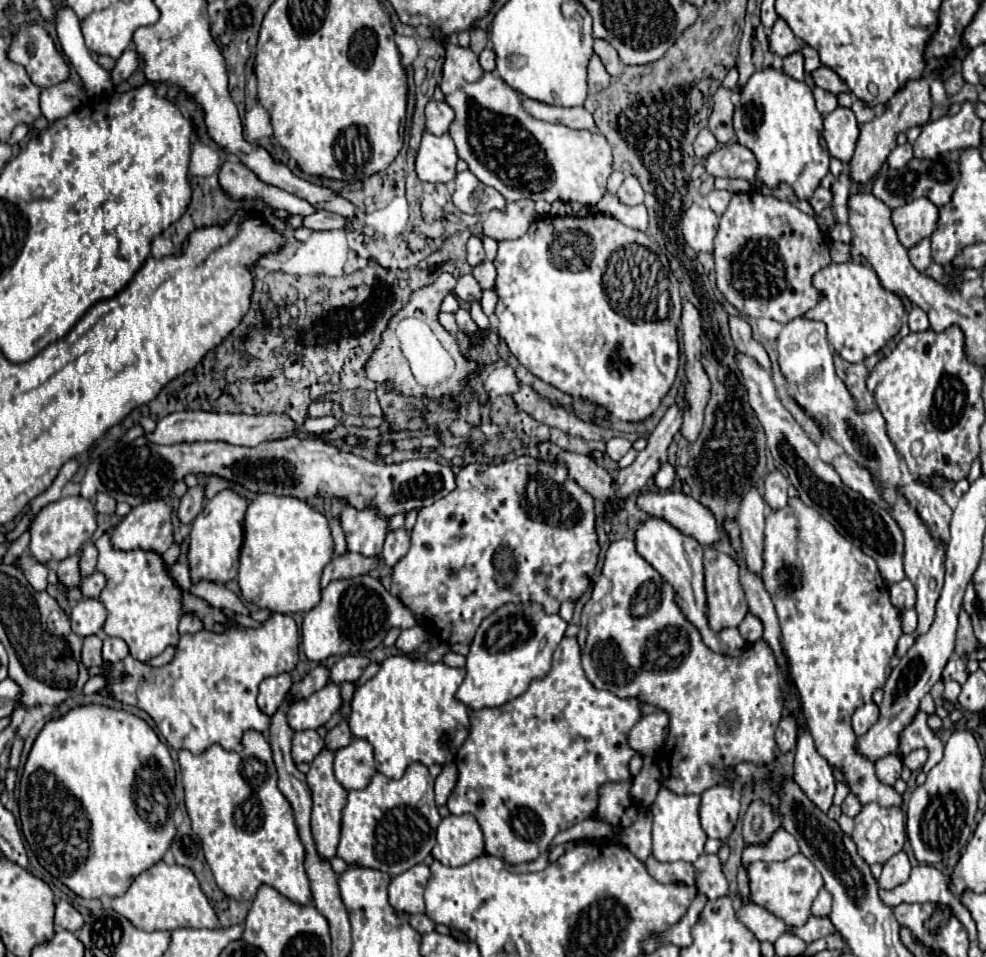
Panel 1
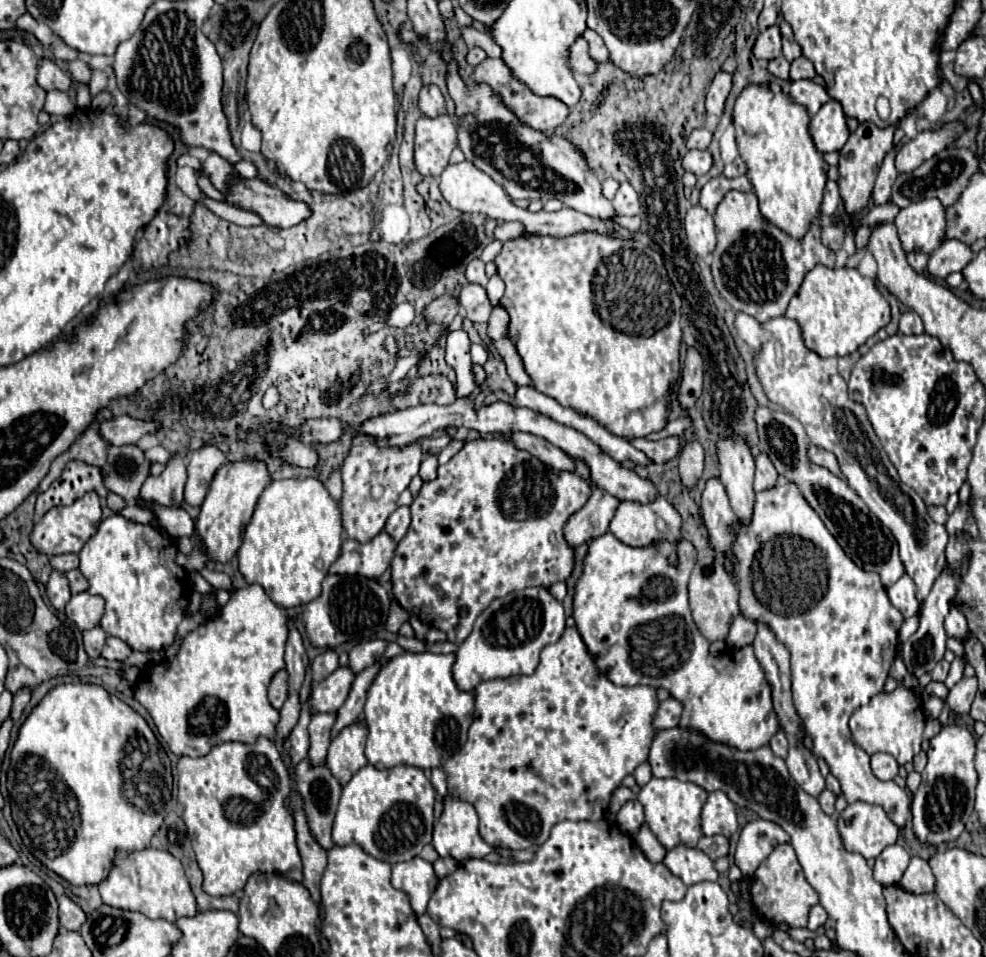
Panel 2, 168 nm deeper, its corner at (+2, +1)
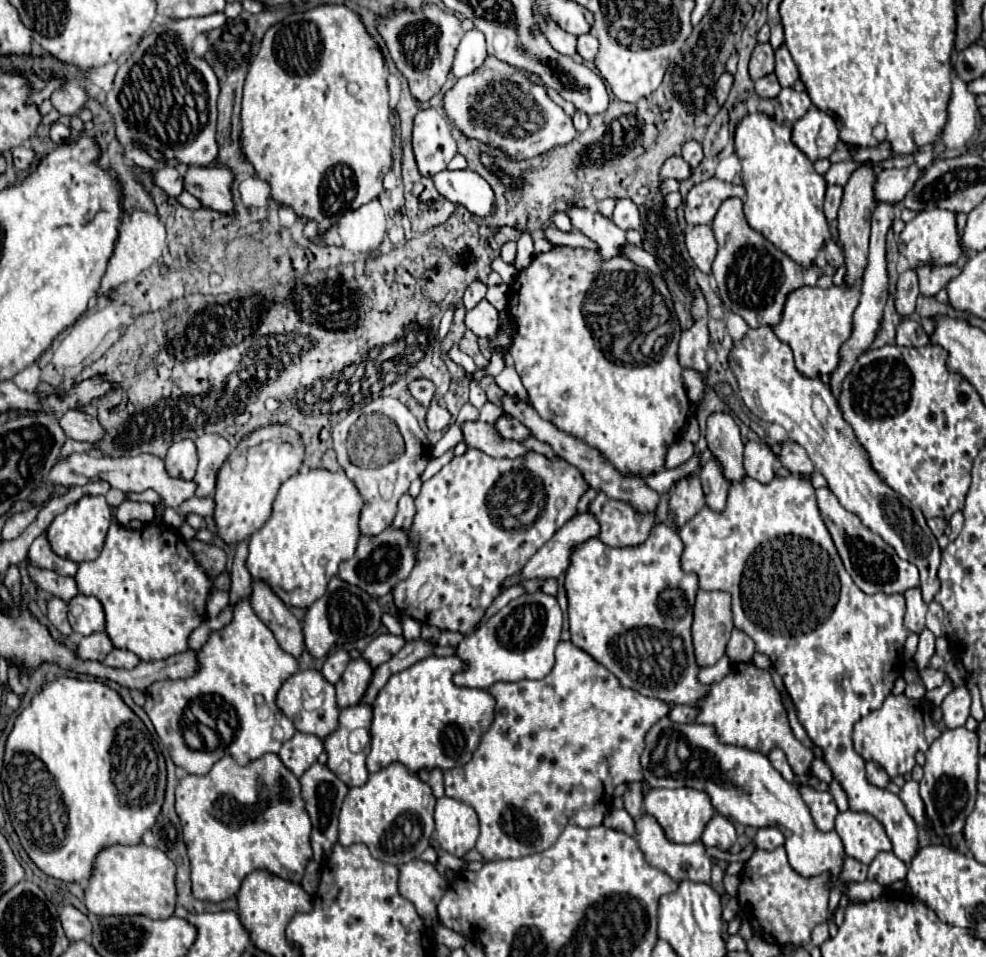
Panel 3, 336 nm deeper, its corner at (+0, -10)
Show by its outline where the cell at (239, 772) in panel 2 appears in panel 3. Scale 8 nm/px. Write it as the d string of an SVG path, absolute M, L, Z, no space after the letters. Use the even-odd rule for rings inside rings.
M267 753L249 765L239 765L231 755L219 759L207 775L187 775L175 791L175 809L183 825L183 839L191 861L193 895L201 901L225 901L237 895L243 879L257 871L269 871L287 881L301 883L307 863L311 861L311 821L301 799L297 777L281 763L275 753Z

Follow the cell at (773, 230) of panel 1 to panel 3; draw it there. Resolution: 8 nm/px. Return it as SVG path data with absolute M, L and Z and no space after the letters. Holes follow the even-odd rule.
M737 197L725 199L713 221L713 231L719 243L719 253L713 263L713 277L719 287L719 299L725 309L741 315L751 329L761 325L775 327L783 315L783 303L787 295L803 285L815 285L821 275L835 275L835 267L825 269L813 265L803 271L793 259L783 255L769 239L751 229L743 215L743 203Z

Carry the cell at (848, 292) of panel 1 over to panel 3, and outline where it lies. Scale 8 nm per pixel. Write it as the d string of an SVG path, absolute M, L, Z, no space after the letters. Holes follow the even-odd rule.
M847 283L831 285L827 289L801 287L787 297L787 303L783 309L783 319L779 325L773 327L773 331L781 341L791 345L793 355L795 355L795 365L803 375L821 377L821 375L829 375L831 371L835 371L835 367L839 367L839 351L841 351L843 343L851 337L851 319L853 319L855 307L859 305L859 297L861 297L861 291L855 285L847 285Z

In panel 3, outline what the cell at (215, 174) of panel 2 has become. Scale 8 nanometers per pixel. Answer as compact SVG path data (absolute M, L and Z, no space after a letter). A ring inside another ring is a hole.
M167 165L161 171L155 171L155 183L171 197L177 197L183 191L183 171Z

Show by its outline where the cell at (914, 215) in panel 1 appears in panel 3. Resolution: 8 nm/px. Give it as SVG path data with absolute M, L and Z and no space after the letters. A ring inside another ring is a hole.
M931 209L931 211L917 213L915 219L911 219L899 235L899 253L907 257L911 267L959 263L961 247L959 247L959 239L957 239L955 215L945 209Z

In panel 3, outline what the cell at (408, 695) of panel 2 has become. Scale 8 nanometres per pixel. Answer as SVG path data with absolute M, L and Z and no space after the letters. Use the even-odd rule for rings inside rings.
M427 657L419 663L411 665L409 669L391 675L391 679L385 683L385 687L379 691L375 703L373 703L373 725L371 725L371 749L367 755L367 769L369 773L381 771L383 767L389 767L391 763L403 763L411 775L417 775L421 769L433 771L433 769L451 769L465 765L473 751L479 745L479 737L487 725L491 725L493 719L493 707L495 699L483 691L483 689L467 689L467 687L455 687L451 677L463 669L463 661L453 657Z

